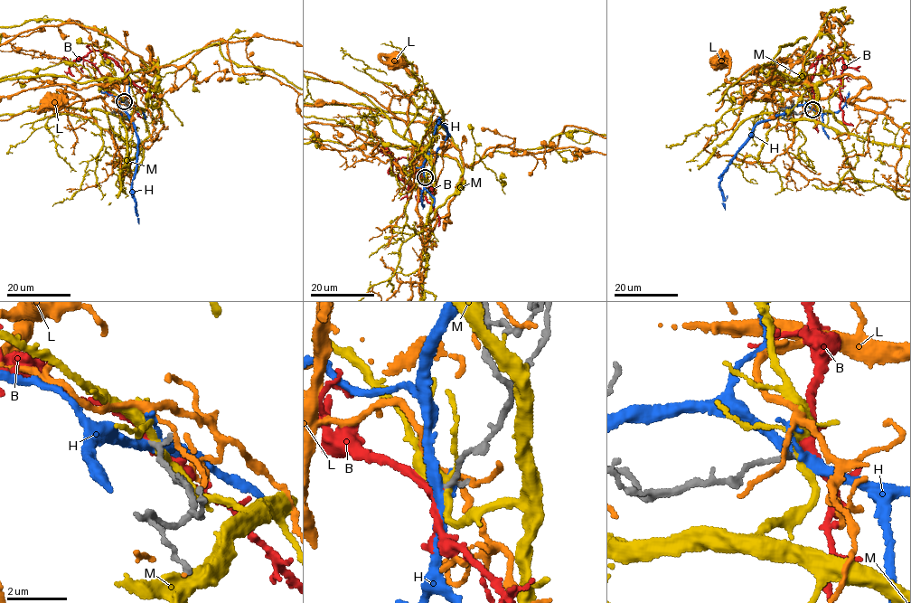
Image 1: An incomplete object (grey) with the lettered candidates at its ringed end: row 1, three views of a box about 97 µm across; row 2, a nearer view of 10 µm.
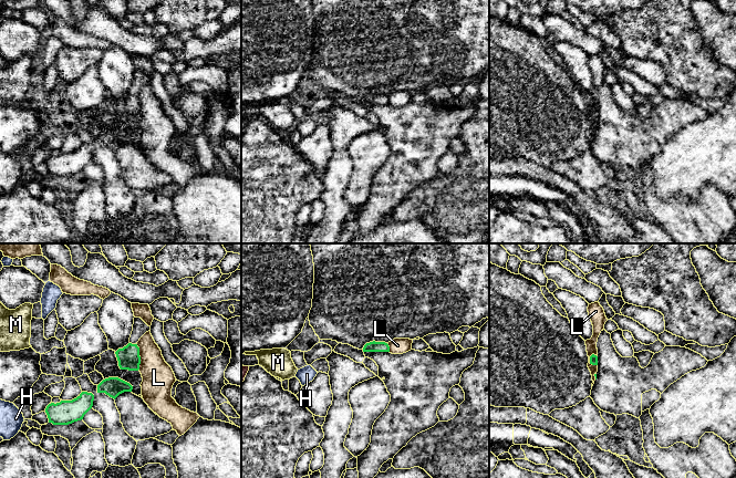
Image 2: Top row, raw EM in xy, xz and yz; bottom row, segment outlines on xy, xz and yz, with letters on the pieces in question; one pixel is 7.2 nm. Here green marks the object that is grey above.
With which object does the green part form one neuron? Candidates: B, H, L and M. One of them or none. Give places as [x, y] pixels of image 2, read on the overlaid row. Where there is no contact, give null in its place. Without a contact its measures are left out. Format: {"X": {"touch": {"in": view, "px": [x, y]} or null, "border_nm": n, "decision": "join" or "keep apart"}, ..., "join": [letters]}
{"B": {"touch": null, "decision": "join"}, "H": {"touch": null, "decision": "keep apart"}, "L": {"touch": {"in": "xy", "px": [140, 356]}, "border_nm": 190, "decision": "keep apart"}, "M": {"touch": null, "decision": "keep apart"}, "join": ["B"]}

